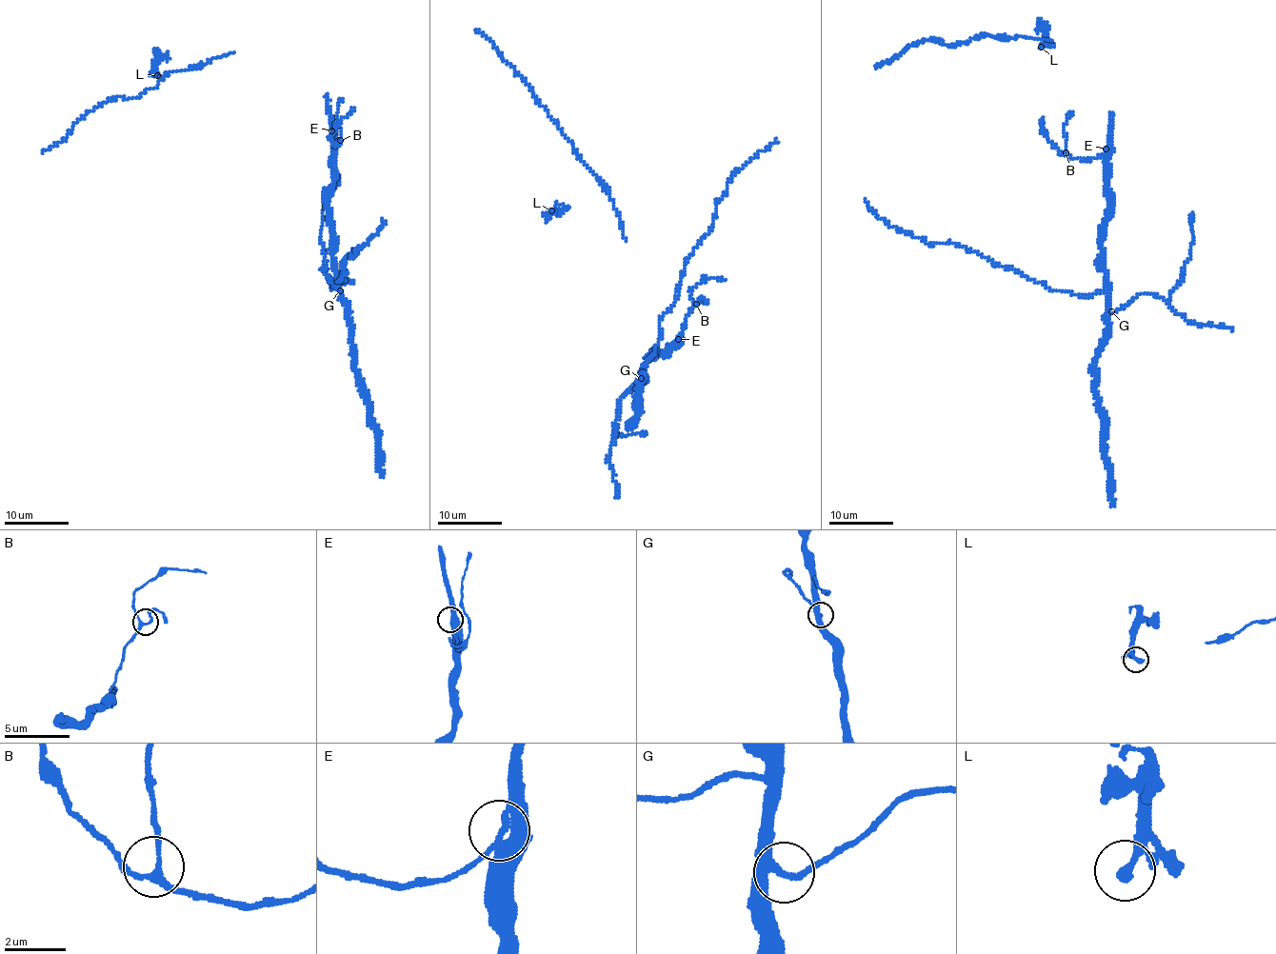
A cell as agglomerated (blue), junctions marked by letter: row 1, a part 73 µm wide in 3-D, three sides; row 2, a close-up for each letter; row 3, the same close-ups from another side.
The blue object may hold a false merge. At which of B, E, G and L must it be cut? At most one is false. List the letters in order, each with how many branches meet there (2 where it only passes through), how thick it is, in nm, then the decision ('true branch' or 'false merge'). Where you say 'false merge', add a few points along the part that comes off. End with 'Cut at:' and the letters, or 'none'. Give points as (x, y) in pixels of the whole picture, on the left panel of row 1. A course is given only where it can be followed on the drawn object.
B: branches 3; calibre 190 nm; true branch
E: branches 3; calibre 360 nm; true branch
G: branches 3; calibre 280 nm; true branch
L: branches 2; calibre 280 nm; true branch
Cut at: none

